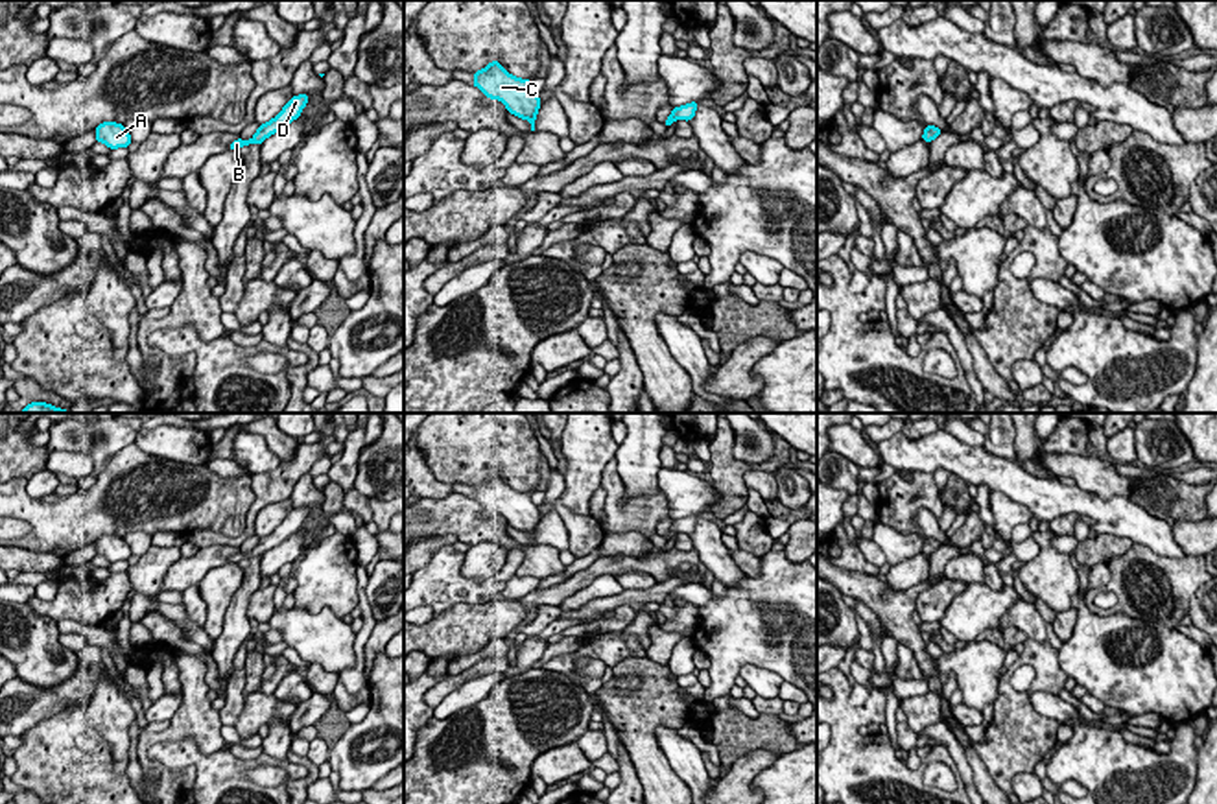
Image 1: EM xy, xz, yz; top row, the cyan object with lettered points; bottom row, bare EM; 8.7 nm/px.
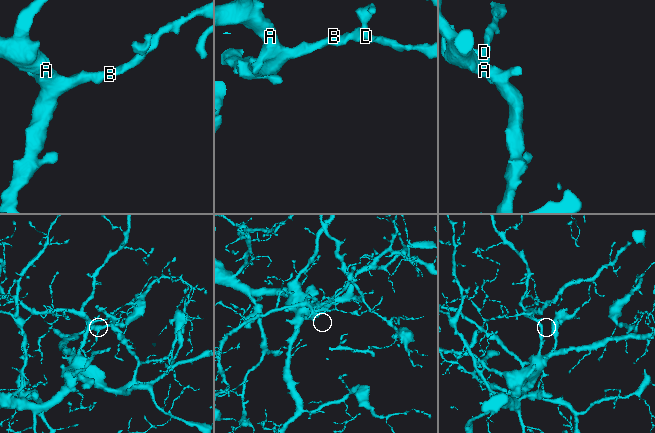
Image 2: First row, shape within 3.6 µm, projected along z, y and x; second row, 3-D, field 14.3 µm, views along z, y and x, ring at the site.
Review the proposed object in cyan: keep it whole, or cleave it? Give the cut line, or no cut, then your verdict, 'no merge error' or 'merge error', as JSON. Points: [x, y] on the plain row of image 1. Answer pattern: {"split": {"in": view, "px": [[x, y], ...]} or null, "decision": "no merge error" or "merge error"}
{"split": null, "decision": "no merge error"}

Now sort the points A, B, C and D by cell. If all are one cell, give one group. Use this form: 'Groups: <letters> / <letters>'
Groups: A B C D

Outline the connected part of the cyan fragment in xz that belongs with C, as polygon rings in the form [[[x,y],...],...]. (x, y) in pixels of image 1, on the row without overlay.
[[[492,474],[483,483],[474,485],[472,498],[487,511],[500,513],[511,527],[529,533],[529,546],[537,546],[535,533],[540,522],[540,511],[529,492],[514,491],[498,474]]]

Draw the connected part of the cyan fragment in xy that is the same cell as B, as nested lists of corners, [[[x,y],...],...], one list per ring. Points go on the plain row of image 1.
[[[308,507],[291,509],[291,513],[284,518],[284,522],[267,537],[262,537],[251,553],[234,553],[229,562],[240,562],[249,557],[262,557],[267,550],[278,546],[289,535],[297,533],[308,516]]]

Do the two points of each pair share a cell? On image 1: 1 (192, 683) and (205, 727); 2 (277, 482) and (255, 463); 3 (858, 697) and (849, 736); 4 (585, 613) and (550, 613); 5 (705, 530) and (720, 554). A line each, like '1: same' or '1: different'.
1: same
2: different
3: different
4: different
5: same

